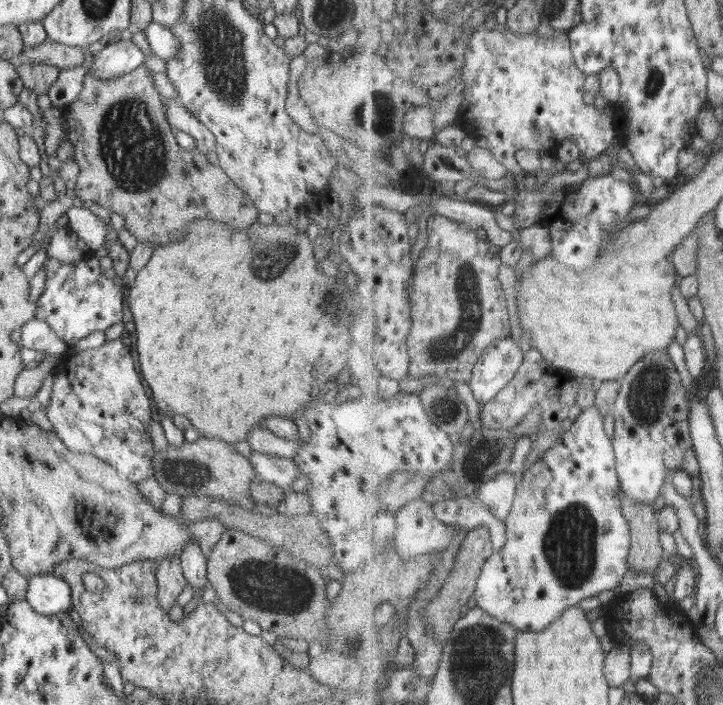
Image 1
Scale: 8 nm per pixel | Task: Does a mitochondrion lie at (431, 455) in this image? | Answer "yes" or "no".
no

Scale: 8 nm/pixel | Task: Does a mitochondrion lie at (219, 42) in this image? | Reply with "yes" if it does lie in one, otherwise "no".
yes

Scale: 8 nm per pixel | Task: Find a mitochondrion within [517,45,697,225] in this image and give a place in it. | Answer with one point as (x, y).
(654, 78)

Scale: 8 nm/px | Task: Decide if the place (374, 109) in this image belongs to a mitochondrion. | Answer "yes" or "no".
yes

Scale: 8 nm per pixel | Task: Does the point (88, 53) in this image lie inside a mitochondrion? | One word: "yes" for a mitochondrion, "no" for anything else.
no

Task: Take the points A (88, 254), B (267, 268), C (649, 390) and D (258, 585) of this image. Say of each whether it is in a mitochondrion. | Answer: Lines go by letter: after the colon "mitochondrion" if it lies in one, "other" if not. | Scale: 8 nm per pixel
A: other
B: mitochondrion
C: mitochondrion
D: mitochondrion

